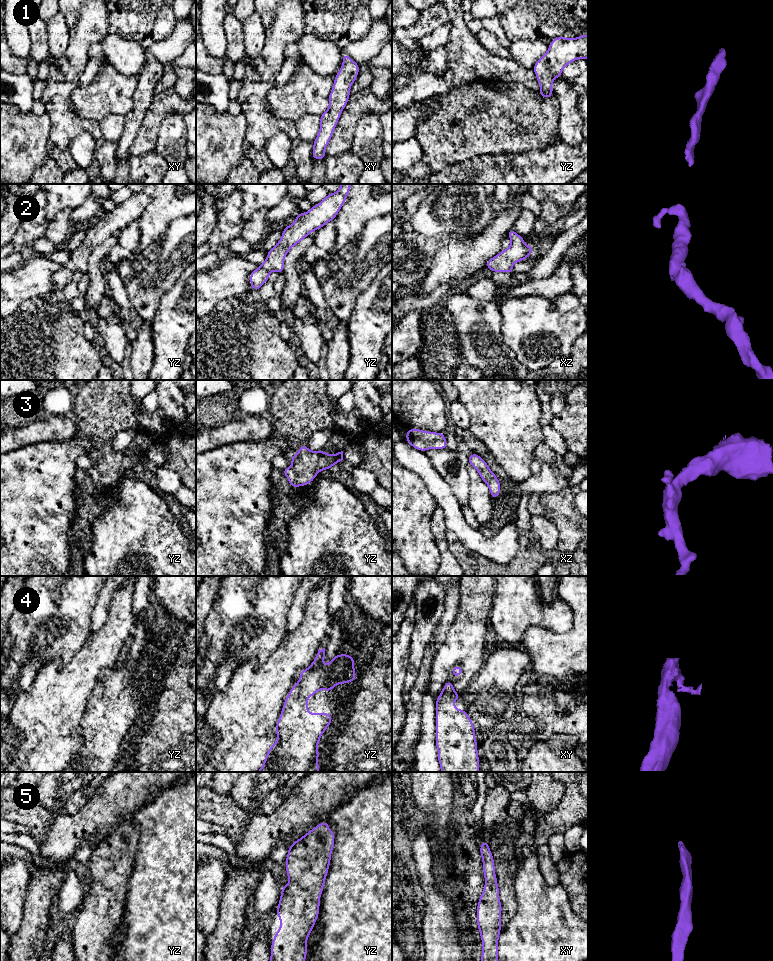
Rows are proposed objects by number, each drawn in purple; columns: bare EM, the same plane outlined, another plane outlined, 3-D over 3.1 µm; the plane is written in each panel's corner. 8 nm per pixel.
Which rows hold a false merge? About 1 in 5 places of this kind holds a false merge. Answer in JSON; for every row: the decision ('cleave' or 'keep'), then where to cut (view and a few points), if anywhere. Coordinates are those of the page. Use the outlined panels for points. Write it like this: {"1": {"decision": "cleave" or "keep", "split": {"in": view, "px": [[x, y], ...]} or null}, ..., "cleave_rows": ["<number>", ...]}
{"1": {"decision": "keep", "split": null}, "2": {"decision": "keep", "split": null}, "3": {"decision": "keep", "split": null}, "4": {"decision": "keep", "split": null}, "5": {"decision": "keep", "split": null}, "cleave_rows": []}

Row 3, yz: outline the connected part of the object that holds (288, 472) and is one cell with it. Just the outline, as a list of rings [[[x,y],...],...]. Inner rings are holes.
[[[304,444],[295,455],[291,456],[291,460],[291,466],[282,472],[292,488],[303,487],[311,483],[321,470],[331,469],[334,464],[341,462],[343,451],[327,454],[323,450],[311,451]]]

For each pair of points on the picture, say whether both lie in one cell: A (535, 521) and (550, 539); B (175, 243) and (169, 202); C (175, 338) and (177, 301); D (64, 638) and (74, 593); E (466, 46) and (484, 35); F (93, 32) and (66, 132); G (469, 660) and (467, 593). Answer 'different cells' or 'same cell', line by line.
A: same cell
B: different cells
C: same cell
D: same cell
E: different cells
F: same cell
G: same cell

